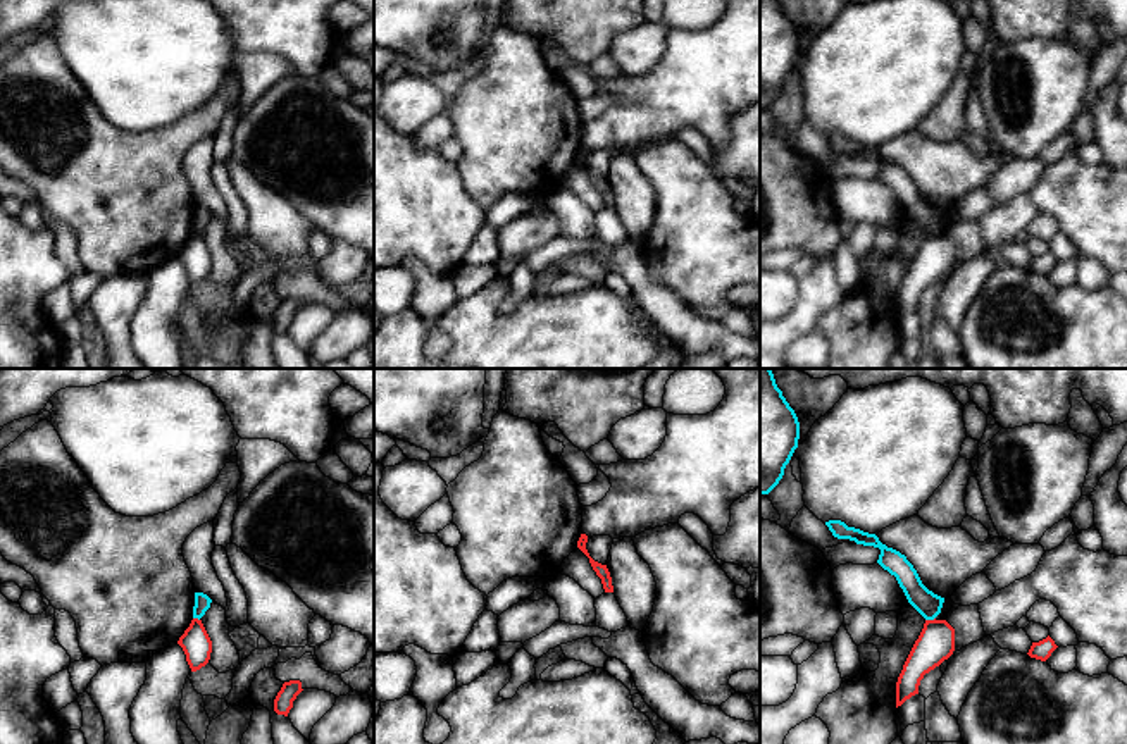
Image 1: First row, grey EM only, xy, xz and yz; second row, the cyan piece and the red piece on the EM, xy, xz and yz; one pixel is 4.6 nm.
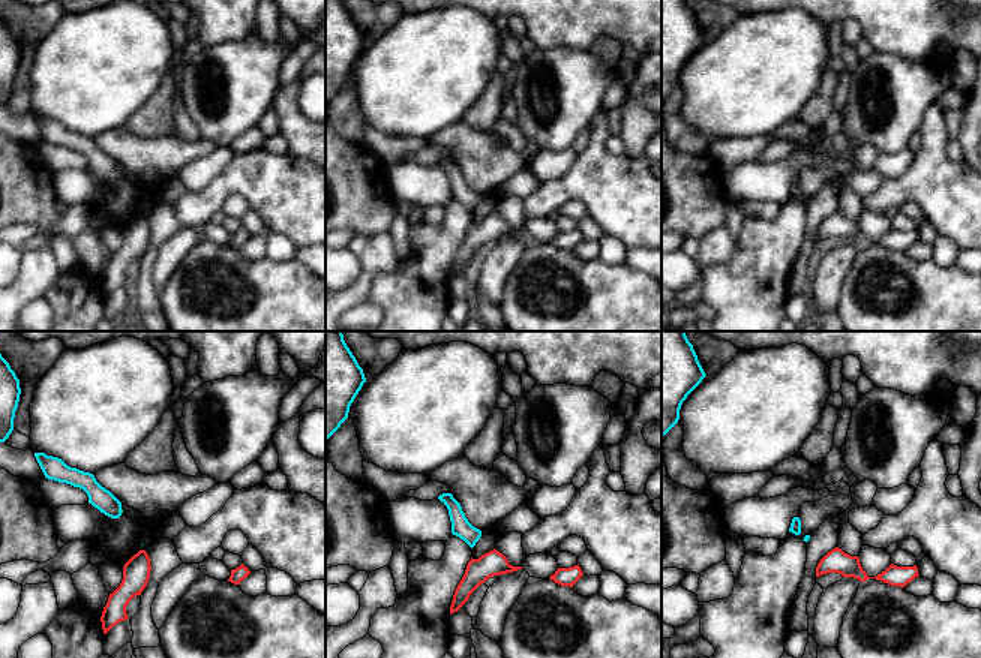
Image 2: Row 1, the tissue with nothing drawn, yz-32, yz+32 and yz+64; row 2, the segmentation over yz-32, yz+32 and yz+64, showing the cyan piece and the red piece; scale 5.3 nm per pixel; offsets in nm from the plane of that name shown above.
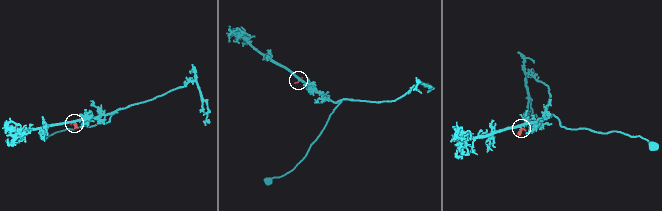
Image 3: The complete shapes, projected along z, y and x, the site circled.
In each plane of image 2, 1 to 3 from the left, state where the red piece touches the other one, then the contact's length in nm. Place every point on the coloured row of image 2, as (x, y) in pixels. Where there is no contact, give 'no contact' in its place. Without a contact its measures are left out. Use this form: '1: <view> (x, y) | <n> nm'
1: no contact
2: no contact
3: no contact

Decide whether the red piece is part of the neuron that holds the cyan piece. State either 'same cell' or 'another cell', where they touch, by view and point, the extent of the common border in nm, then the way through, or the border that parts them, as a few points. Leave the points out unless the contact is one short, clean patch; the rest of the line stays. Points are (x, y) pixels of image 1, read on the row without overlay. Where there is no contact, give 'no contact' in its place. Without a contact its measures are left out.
another cell | yz (929, 233) | 50 nm | along yz (934, 231), (926, 235)

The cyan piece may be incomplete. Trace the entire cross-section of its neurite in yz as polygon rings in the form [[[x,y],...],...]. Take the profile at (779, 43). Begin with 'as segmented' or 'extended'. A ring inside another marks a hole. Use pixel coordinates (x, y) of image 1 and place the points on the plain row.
as segmented; [[[760,0],[760,108],[782,93],[800,53],[800,36],[777,0]]]

